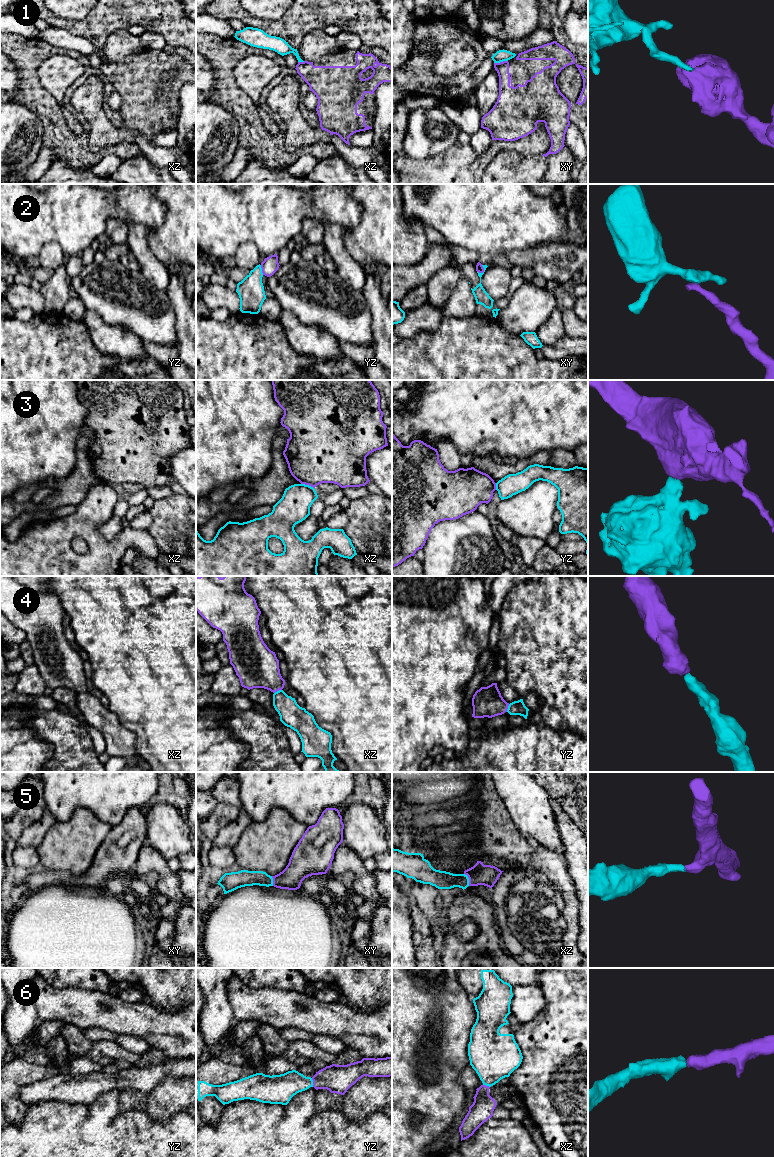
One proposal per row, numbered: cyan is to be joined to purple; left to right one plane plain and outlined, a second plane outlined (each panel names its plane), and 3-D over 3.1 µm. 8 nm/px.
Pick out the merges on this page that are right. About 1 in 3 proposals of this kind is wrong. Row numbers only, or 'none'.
4, 5, 6

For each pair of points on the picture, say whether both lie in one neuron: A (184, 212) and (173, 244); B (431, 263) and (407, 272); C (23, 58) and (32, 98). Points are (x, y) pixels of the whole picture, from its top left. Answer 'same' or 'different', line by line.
A: same
B: same
C: same

